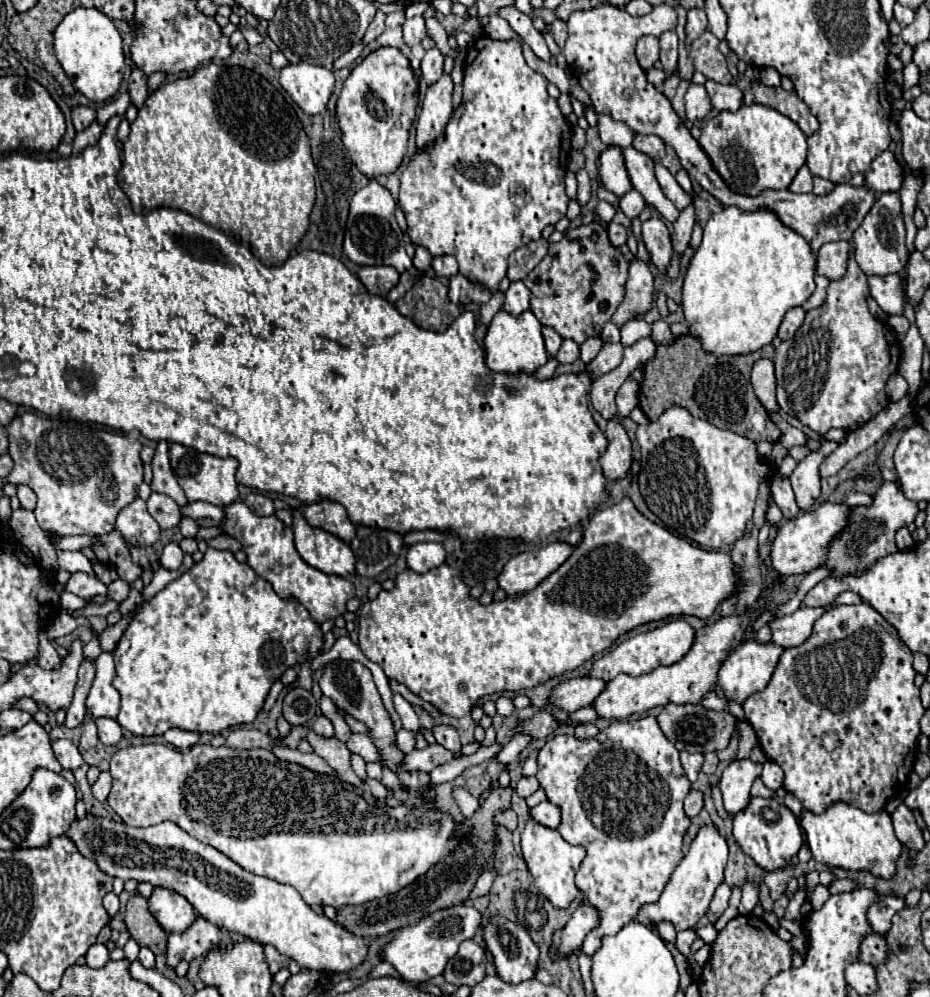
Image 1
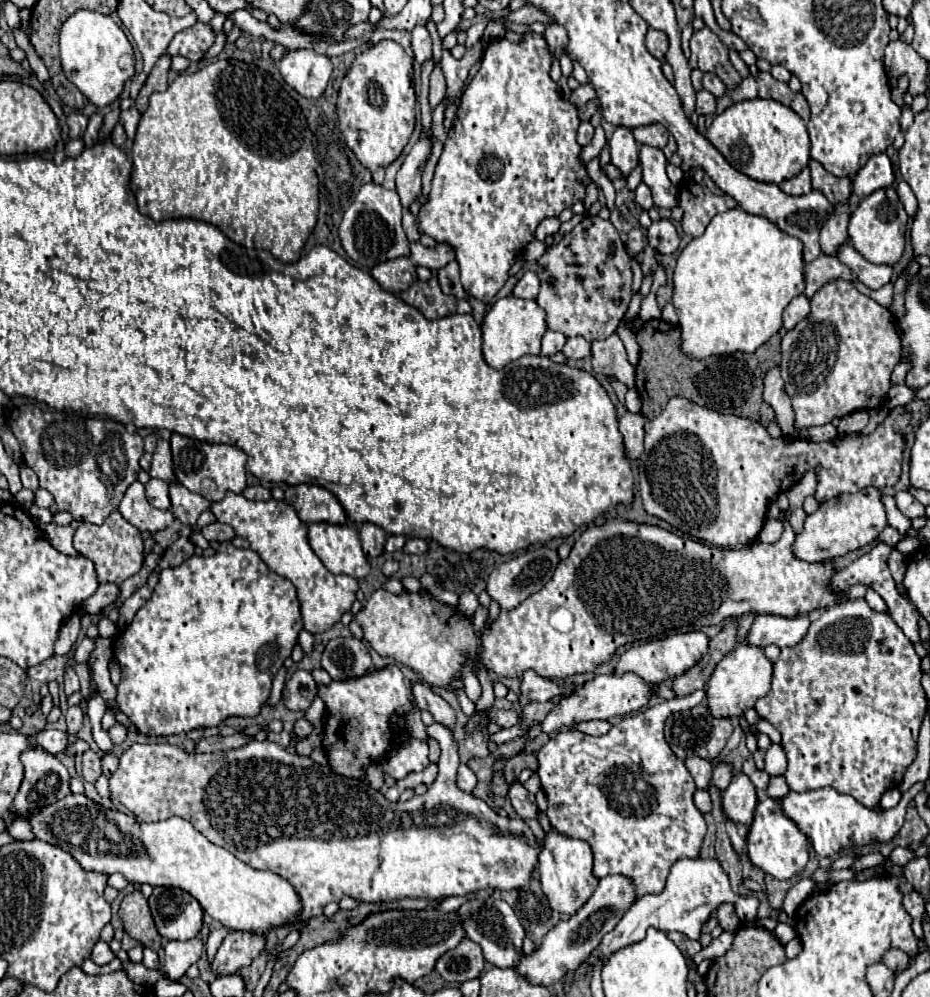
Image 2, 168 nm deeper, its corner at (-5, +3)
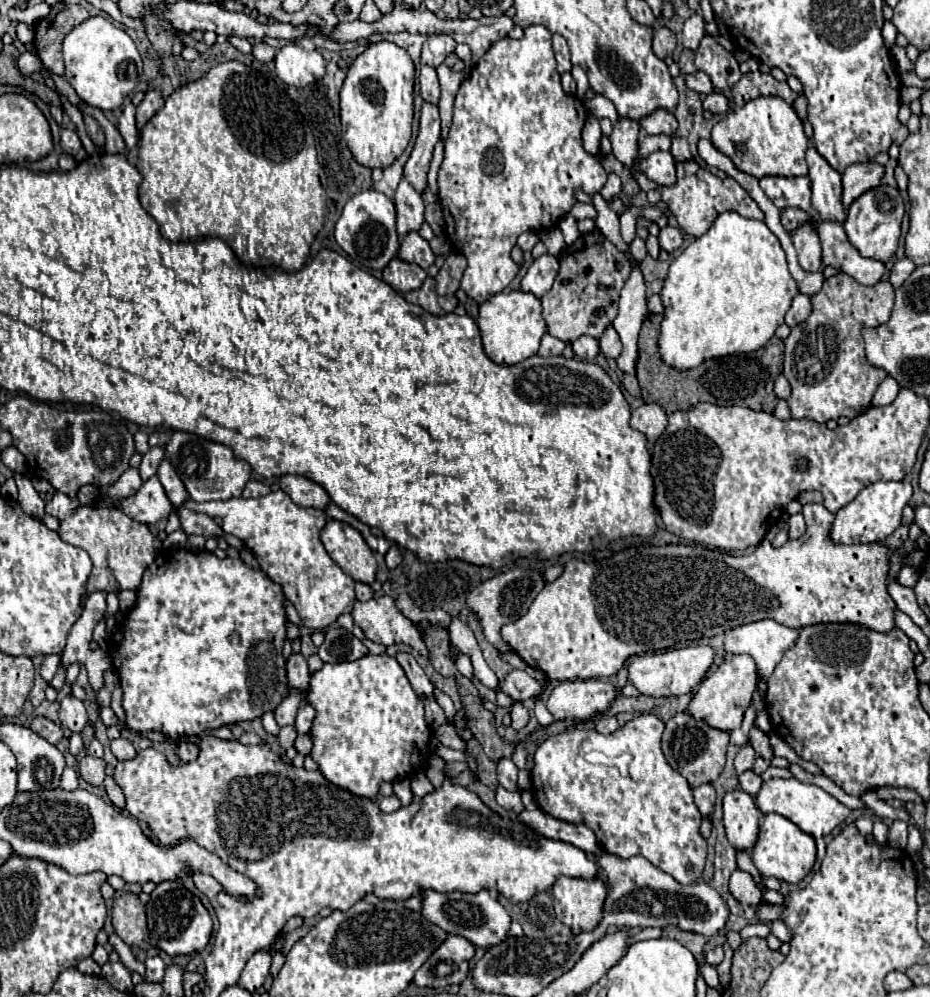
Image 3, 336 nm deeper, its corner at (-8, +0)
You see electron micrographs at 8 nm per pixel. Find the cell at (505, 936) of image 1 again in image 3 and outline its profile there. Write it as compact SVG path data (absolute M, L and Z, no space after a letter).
M426 891L422 915L428 921L442 927L446 933L466 937L470 943L474 943L476 947L482 947L484 951L502 943L510 931L510 915L488 891L480 891L474 895L470 895L470 893L466 893L466 895L462 895L462 893L442 895L442 893L434 893L434 891Z

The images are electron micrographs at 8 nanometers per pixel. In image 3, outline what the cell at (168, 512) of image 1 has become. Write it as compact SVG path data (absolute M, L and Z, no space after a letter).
M150 477L136 495L120 501L120 509L128 517L150 525L168 517L172 513L172 503L166 497L164 487L158 481L158 477Z

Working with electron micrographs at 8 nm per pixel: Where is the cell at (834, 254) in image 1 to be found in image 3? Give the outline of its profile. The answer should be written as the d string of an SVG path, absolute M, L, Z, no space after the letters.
M814 147L806 153L806 163L812 181L812 207L818 211L820 219L830 219L834 223L846 221L846 209L842 205L842 177L836 173L824 157L818 155Z

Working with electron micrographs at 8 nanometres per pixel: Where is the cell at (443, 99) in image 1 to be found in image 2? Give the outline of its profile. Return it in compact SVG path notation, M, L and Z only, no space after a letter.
M421 136L421 140L415 144L415 148L407 154L403 166L399 168L395 182L397 182L397 194L401 198L401 206L407 210L411 202L421 194L421 174L425 168L425 162L431 154L431 140Z

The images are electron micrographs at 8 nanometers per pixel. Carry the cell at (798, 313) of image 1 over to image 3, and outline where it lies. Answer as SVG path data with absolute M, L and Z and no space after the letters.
M798 293L798 295L794 297L794 301L792 301L788 313L786 313L786 325L788 325L788 327L796 327L798 323L802 323L802 321L808 319L810 311L812 311L810 297Z

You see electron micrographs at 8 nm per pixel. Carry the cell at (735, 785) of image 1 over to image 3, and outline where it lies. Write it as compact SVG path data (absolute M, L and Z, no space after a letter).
M734 789L724 795L724 827L734 849L746 851L754 847L758 839L758 821L760 811L746 791Z

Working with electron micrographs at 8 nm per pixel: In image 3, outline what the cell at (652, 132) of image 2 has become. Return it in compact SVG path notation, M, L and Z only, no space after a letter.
M658 109L652 115L640 119L640 127L648 133L648 135L674 135L676 133L676 119L672 113Z

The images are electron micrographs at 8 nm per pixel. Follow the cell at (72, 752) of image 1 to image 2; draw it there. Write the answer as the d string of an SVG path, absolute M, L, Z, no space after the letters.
M51 728L39 730L35 734L35 740L41 748L45 748L51 754L59 754L61 750L67 748L67 734L61 732L61 730L51 730Z

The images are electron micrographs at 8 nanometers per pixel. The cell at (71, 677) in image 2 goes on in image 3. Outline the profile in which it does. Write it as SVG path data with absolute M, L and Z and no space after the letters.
M66 695L60 701L60 721L70 731L82 731L84 725L88 723L88 715L82 701L74 699L72 695Z

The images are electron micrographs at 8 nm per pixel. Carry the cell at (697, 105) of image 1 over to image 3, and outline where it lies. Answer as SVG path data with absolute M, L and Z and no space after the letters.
M714 91L704 99L704 109L710 111L710 113L724 113L728 109L728 101L722 93Z

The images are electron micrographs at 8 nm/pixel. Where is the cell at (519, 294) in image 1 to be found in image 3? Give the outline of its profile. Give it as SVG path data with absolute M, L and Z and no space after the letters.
M542 255L542 257L538 257L532 263L532 267L528 269L528 273L524 275L520 289L522 291L530 291L536 297L542 297L552 287L554 277L556 277L556 271L558 271L556 257Z

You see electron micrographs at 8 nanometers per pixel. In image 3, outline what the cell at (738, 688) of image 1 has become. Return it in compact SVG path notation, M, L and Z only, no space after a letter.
M728 655L726 661L700 683L696 695L688 705L688 713L696 719L704 719L710 727L732 731L742 725L744 711L752 703L756 685L758 685L758 669L754 667L754 659L750 659L750 655Z

